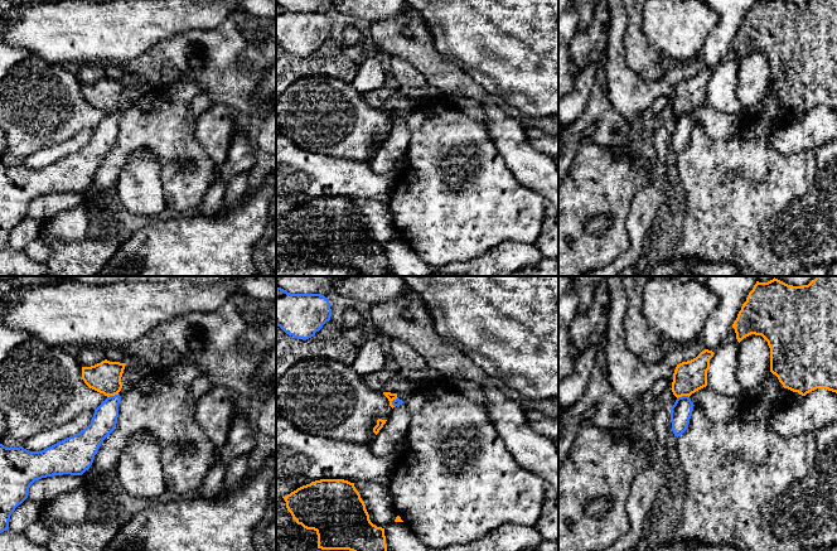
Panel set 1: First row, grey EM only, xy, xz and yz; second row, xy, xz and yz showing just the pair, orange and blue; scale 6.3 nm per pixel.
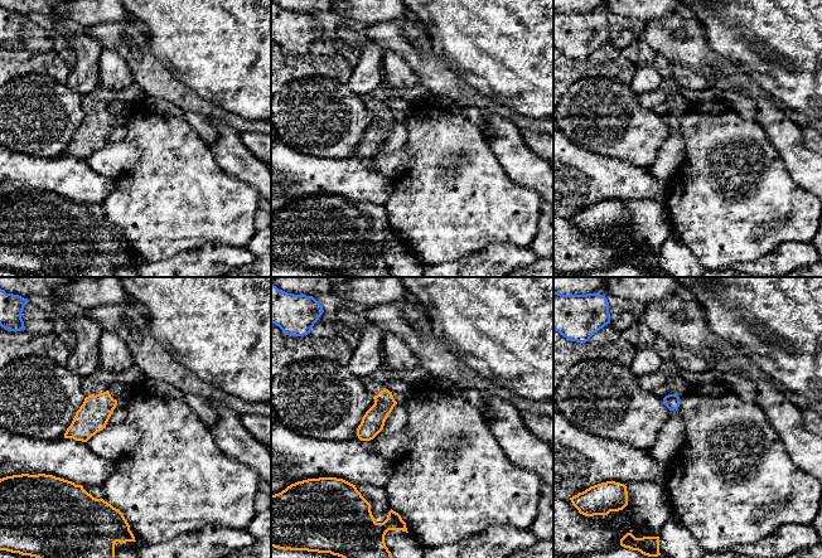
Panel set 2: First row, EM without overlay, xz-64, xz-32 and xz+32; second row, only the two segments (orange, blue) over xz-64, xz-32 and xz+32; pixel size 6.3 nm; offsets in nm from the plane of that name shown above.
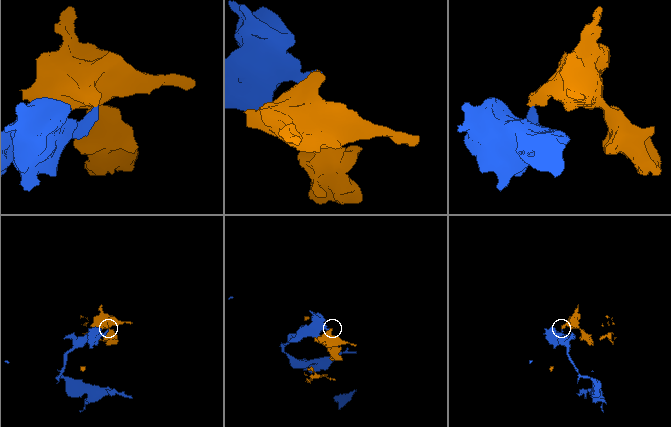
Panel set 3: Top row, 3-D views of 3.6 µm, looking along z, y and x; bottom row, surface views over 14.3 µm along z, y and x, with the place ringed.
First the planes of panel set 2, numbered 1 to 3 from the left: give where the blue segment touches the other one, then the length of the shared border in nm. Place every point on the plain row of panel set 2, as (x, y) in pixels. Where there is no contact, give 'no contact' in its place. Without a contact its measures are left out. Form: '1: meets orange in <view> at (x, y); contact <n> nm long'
1: no contact
2: no contact
3: no contact

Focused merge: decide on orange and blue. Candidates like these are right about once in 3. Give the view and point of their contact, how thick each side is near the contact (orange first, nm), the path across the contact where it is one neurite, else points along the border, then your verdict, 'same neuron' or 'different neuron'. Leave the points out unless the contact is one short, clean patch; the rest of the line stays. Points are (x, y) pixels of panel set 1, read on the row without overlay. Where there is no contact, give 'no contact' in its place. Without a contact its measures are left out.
yz (682, 112) | 200/140 nm | along yz (688, 114), (680, 114), (677, 116) | different neuron

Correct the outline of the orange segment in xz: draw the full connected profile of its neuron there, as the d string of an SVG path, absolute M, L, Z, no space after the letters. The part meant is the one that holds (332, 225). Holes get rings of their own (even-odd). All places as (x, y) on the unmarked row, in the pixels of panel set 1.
M320 197L282 214L292 237L318 252L318 266L349 267L362 276L393 276L387 269L384 246L369 237L366 222L354 200L344 197Z

